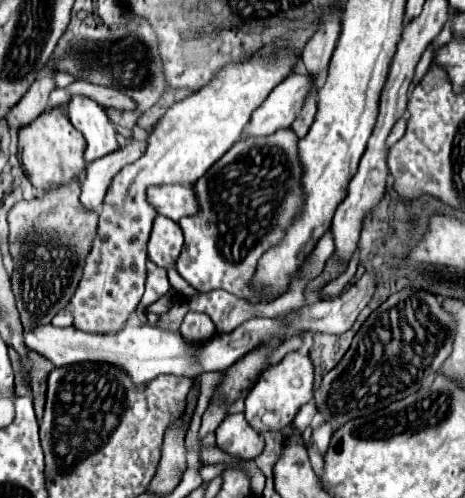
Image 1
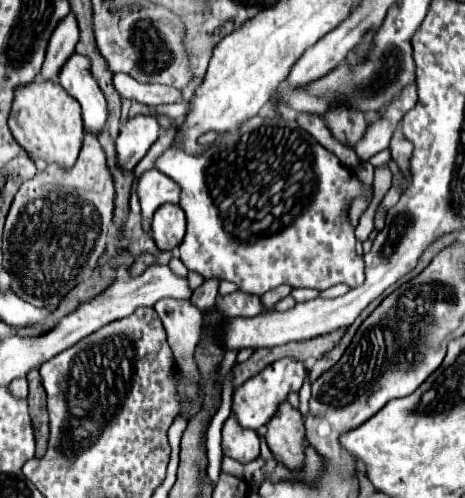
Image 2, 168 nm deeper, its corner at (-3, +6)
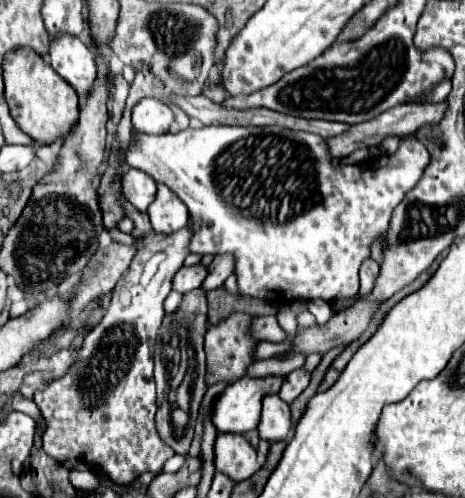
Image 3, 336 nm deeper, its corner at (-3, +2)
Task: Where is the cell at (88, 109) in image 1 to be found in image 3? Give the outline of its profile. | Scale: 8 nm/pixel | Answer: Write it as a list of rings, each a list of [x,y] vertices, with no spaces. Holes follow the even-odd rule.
[[[57,36],[55,40],[51,40],[51,68],[77,92],[79,102],[85,102],[85,98],[89,96],[89,92],[95,86],[97,80],[97,64],[93,62],[93,52],[79,40],[79,38],[71,38],[71,36]]]

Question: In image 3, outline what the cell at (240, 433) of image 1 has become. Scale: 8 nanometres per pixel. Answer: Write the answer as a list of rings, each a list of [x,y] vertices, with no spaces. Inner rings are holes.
[[[223,432],[215,442],[215,468],[229,474],[231,480],[241,482],[255,474],[261,466],[257,462],[257,452],[243,434]]]

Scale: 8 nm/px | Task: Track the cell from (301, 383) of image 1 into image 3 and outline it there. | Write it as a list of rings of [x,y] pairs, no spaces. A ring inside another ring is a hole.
[[[265,376],[265,378],[239,378],[229,384],[223,394],[217,396],[213,406],[213,422],[219,432],[241,432],[247,434],[257,428],[261,418],[261,402],[269,394],[279,394],[285,376]]]

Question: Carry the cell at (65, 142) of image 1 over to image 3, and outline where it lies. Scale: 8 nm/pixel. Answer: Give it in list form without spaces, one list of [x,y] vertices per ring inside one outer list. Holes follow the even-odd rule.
[[[17,50],[11,52],[5,62],[5,100],[11,110],[11,118],[17,126],[29,134],[35,142],[55,144],[57,140],[65,138],[79,120],[79,106],[77,94],[43,62],[43,58],[35,56],[31,50]]]

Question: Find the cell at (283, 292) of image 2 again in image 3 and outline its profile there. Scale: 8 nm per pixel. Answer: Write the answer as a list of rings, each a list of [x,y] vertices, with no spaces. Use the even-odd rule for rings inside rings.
[[[259,316],[253,320],[249,334],[256,341],[281,342],[287,339],[287,334],[278,324],[276,316]]]

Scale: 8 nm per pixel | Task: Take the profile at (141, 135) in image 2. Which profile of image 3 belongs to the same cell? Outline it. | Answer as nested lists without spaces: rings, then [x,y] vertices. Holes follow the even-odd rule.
[[[145,98],[133,108],[133,130],[137,134],[163,134],[173,122],[173,112],[159,100]]]

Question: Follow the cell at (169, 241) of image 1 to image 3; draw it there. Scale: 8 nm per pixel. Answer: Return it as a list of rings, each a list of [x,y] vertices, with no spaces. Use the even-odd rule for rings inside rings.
[[[159,184],[157,198],[149,206],[147,214],[151,218],[151,226],[157,234],[173,234],[173,232],[177,232],[189,224],[187,208],[163,184]]]

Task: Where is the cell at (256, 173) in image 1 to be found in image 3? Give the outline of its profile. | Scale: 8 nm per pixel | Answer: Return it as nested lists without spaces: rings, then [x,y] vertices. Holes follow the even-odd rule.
[[[203,126],[199,130],[187,128],[179,134],[161,134],[161,136],[139,136],[133,132],[131,136],[131,144],[129,150],[125,154],[125,160],[131,168],[139,168],[143,172],[147,172],[149,176],[153,176],[157,182],[171,186],[171,192],[177,194],[177,198],[187,206],[189,216],[191,216],[191,242],[189,242],[189,252],[191,254],[211,254],[211,256],[223,256],[223,254],[231,254],[235,256],[235,276],[237,276],[237,284],[243,296],[253,296],[253,298],[263,298],[263,300],[271,300],[275,304],[285,304],[291,300],[311,300],[311,298],[323,298],[327,302],[333,302],[335,298],[351,298],[359,292],[359,266],[365,258],[369,258],[369,244],[381,234],[387,234],[387,226],[391,220],[391,212],[393,208],[403,200],[403,196],[407,194],[407,190],[411,190],[427,162],[429,162],[429,154],[427,148],[421,146],[419,140],[415,138],[403,138],[399,144],[399,150],[391,156],[383,154],[377,158],[369,158],[361,164],[333,164],[327,142],[317,136],[317,134],[309,134],[309,132],[297,132],[291,128],[283,128],[283,126]]]

